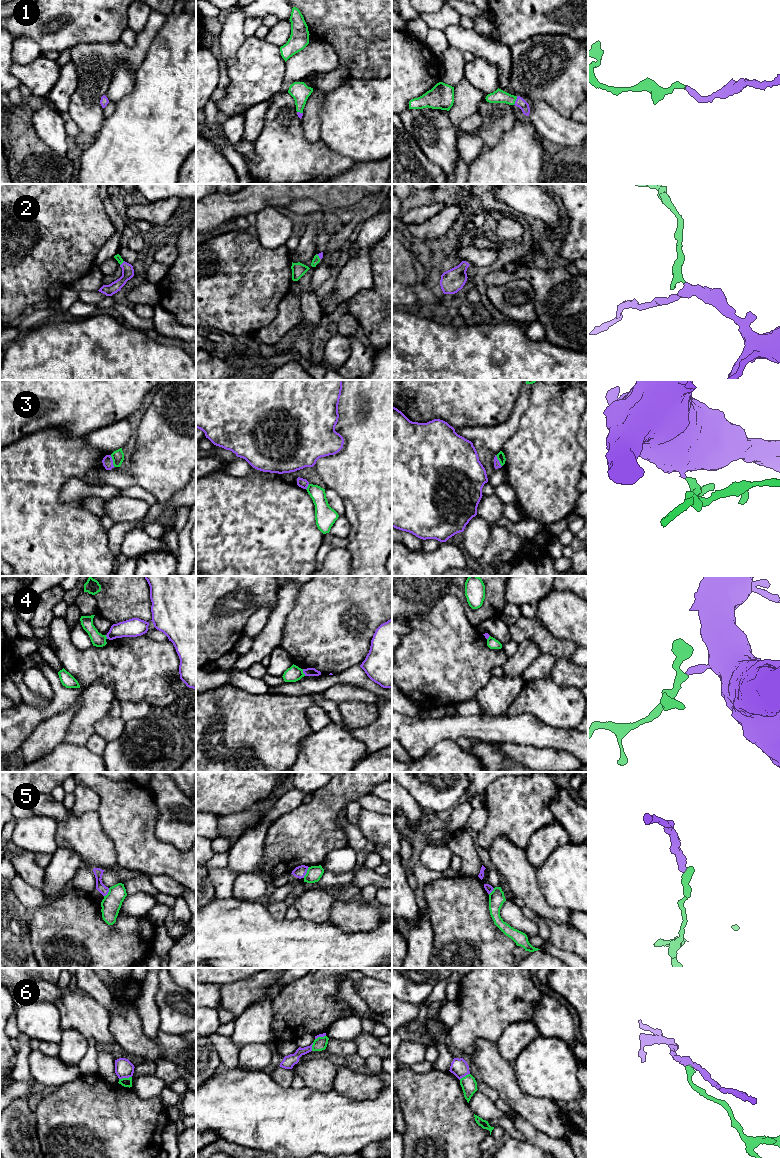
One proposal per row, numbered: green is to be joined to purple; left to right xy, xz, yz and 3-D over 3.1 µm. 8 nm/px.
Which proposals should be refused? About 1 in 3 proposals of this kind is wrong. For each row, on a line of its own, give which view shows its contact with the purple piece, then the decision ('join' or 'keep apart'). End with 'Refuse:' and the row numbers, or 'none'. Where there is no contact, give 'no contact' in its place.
1: yz | join
2: xz | join
3: xy | keep apart
4: xz | keep apart
5: xz | keep apart
6: xy | keep apart
Refuse: 3, 4, 5, 6

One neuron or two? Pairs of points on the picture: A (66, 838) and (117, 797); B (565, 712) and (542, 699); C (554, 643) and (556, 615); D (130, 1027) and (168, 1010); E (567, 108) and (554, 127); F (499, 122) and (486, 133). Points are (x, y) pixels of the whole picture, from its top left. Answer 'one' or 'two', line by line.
A: two
B: one
C: two
D: two
E: two
F: one

